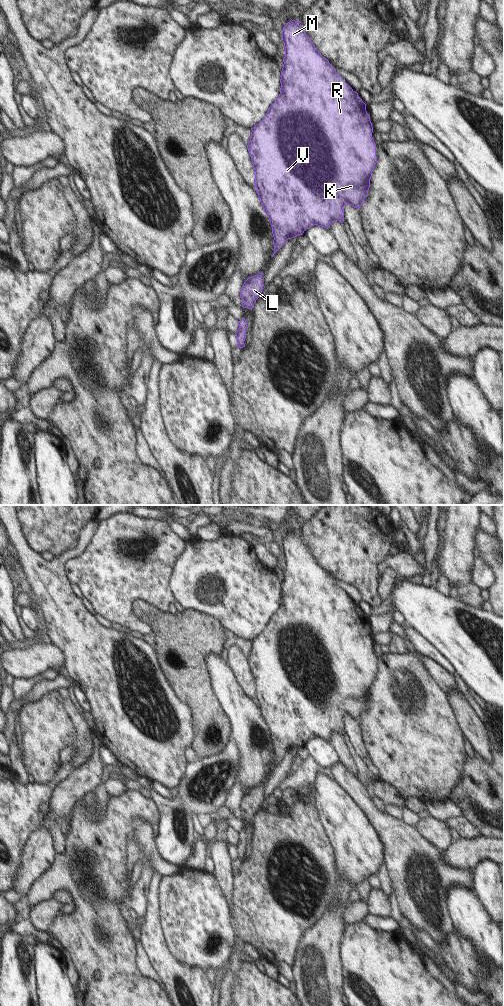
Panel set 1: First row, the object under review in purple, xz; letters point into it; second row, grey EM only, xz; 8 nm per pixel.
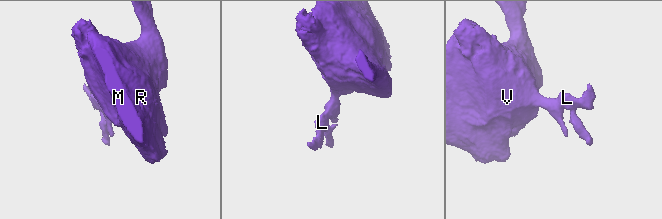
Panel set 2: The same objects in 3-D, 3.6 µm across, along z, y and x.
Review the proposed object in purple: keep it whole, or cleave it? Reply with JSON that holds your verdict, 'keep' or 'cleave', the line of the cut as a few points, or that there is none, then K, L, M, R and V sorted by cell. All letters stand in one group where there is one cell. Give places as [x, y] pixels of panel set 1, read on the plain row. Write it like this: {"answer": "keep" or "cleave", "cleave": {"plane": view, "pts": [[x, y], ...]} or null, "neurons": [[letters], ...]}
{"answer": "keep", "cleave": null, "neurons": [["K", "L", "M", "R", "V"]]}

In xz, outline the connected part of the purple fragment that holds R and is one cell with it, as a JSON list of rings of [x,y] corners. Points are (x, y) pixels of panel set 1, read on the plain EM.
[[[291,531],[286,535],[282,542],[281,552],[284,554],[285,569],[283,570],[284,576],[281,583],[280,606],[269,619],[262,633],[251,640],[251,650],[247,657],[255,686],[254,701],[260,710],[260,714],[272,739],[274,766],[284,757],[286,752],[303,747],[304,743],[311,738],[318,737],[328,741],[330,737],[336,733],[343,735],[344,718],[346,716],[359,721],[368,708],[372,683],[377,675],[376,656],[372,649],[373,638],[370,633],[370,627],[366,623],[366,616],[358,608],[358,605],[342,591],[329,573],[319,565],[310,549],[306,547],[301,539],[300,533]]]

